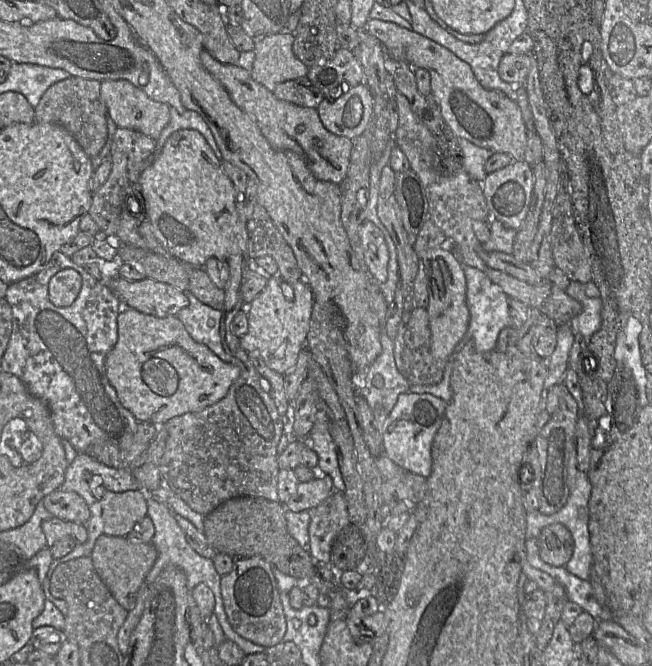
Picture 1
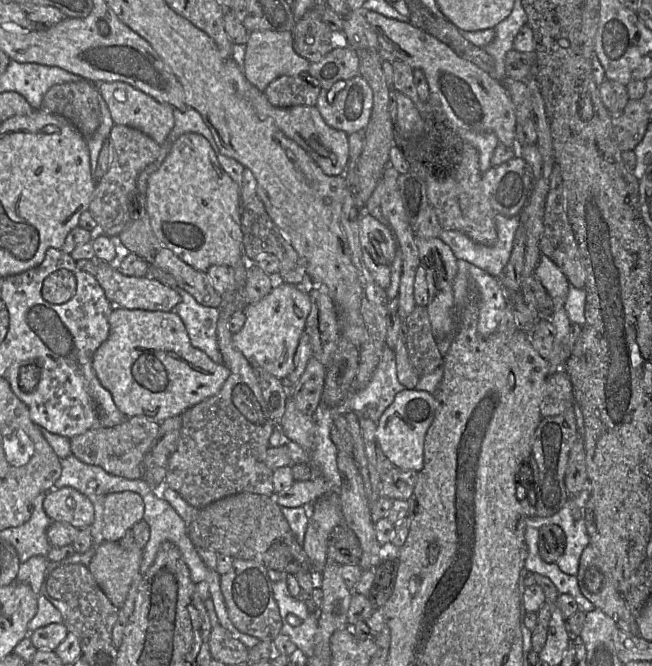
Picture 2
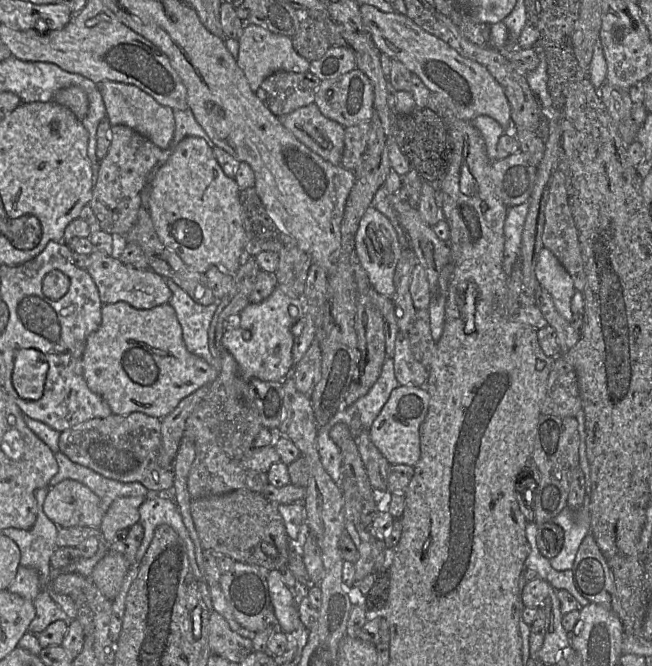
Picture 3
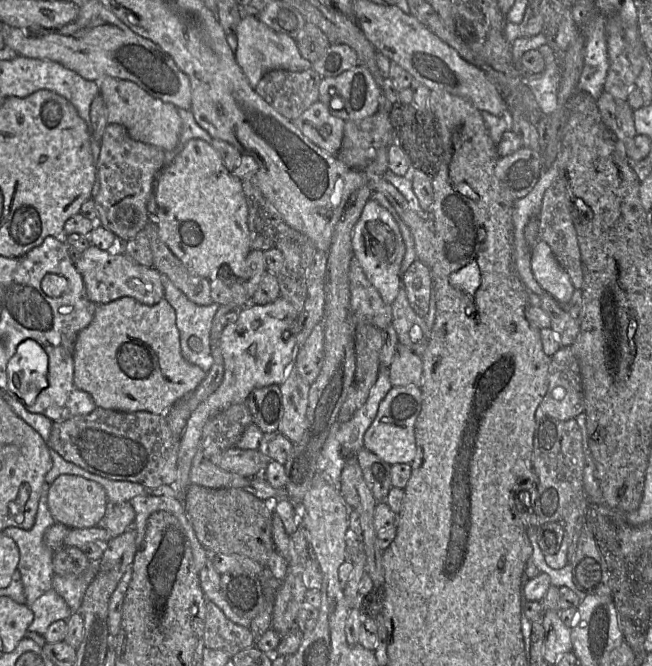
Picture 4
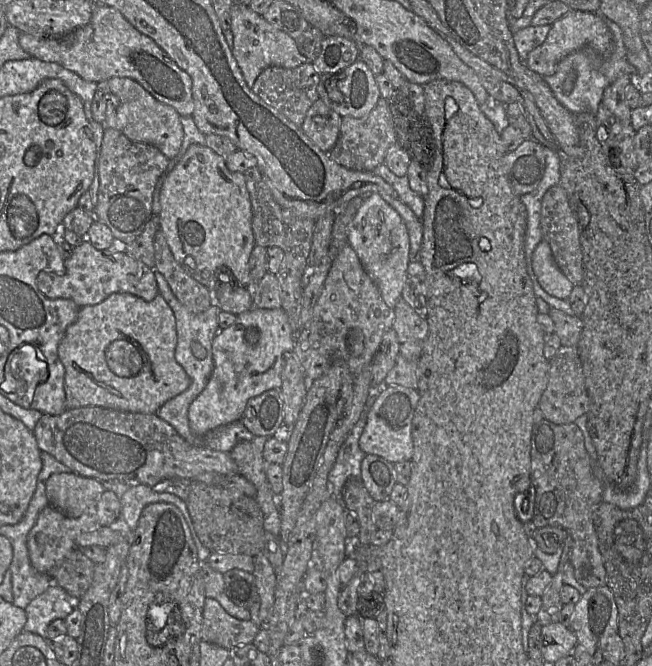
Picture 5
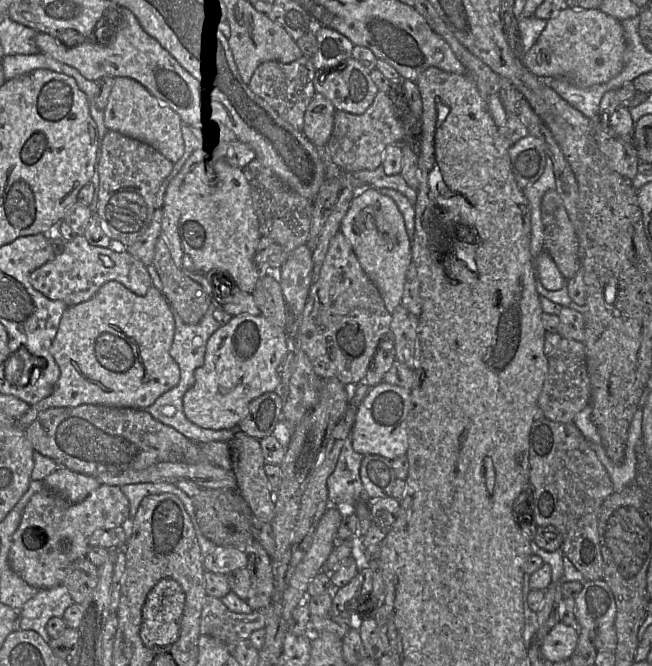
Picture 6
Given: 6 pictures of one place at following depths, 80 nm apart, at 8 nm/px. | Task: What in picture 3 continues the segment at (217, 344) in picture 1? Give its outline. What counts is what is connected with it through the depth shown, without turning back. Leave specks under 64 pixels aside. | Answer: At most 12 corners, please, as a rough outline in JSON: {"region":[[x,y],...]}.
{"region":[[172,280],[187,349],[214,366],[208,330],[218,301],[201,305]]}

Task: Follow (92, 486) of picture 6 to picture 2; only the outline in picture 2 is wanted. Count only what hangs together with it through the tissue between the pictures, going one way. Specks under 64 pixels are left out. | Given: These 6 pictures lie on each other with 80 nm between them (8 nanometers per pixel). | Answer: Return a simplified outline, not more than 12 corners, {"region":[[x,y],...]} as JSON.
{"region":[[69,486],[47,492],[53,522],[89,528],[91,501]]}

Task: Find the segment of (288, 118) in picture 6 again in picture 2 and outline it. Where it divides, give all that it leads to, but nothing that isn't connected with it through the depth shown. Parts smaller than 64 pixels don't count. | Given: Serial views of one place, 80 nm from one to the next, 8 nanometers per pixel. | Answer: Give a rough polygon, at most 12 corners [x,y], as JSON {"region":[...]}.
{"region":[[308,71],[264,90],[275,107],[316,106],[321,86]]}

